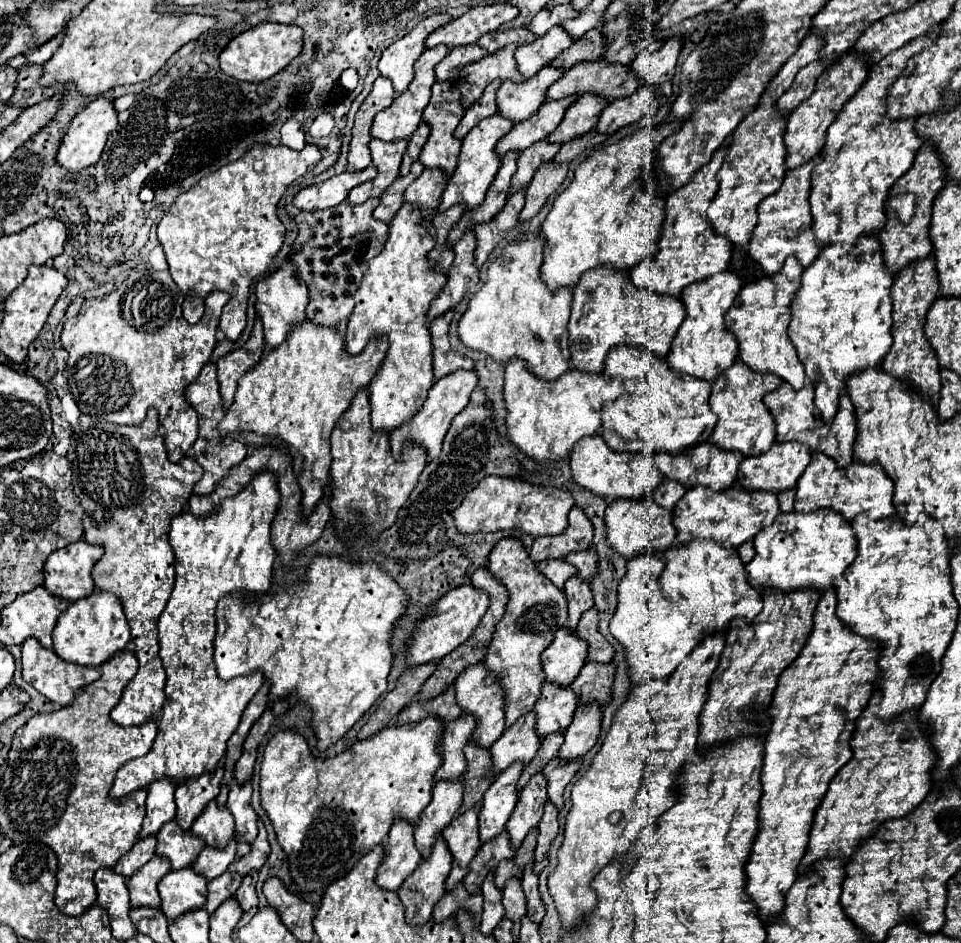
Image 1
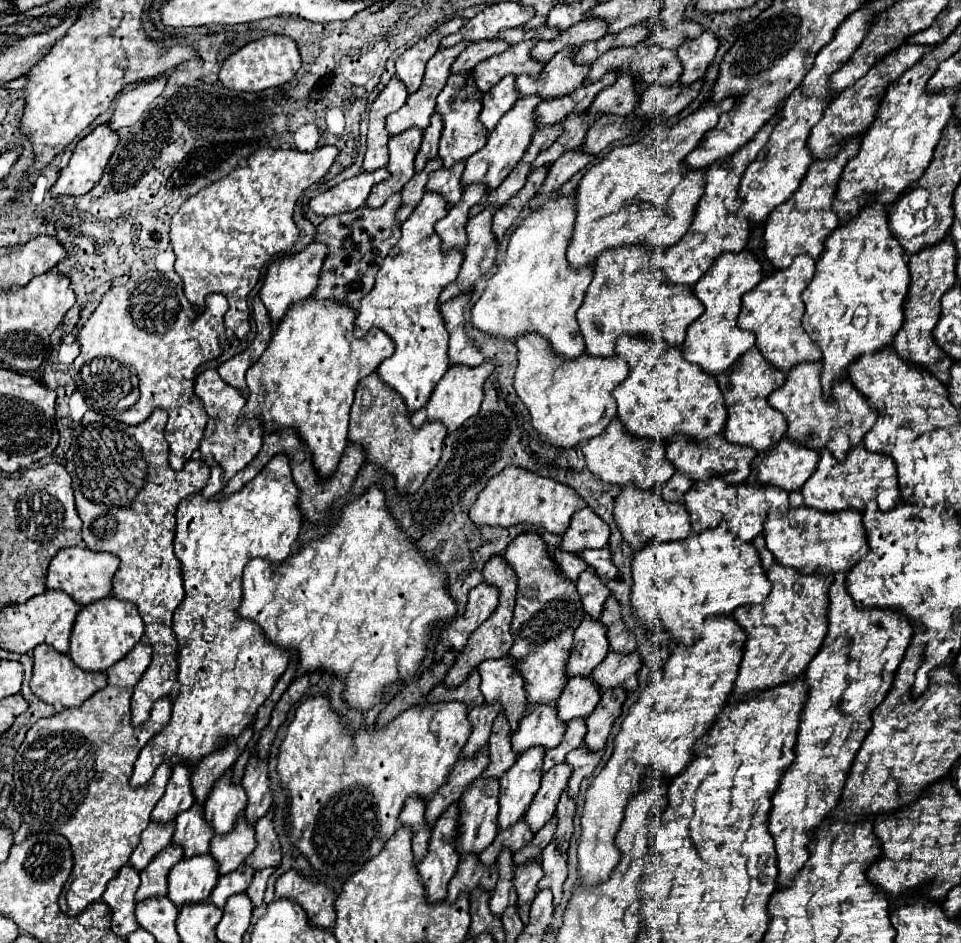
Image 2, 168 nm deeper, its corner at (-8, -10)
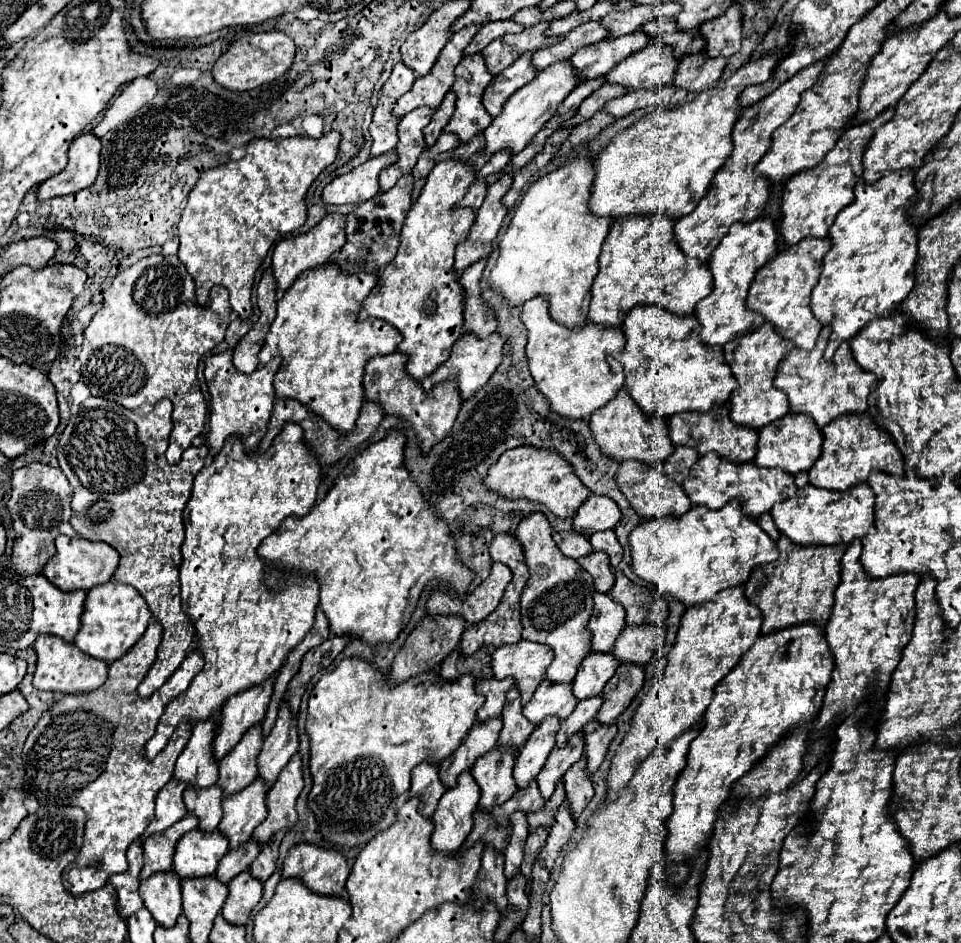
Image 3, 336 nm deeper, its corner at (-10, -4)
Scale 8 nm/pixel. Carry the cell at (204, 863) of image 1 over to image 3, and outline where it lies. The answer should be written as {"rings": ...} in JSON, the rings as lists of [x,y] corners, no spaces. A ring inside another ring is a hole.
{"rings":[[[258,775],[248,787],[244,787],[244,791],[222,799],[224,817],[218,829],[230,839],[230,847],[238,847],[240,843],[244,843],[252,835],[254,827],[266,819],[266,793],[268,787]]]}

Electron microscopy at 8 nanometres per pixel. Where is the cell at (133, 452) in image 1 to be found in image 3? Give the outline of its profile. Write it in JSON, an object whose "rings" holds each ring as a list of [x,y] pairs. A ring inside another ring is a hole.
{"rings":[[[88,397],[70,417],[66,429],[58,437],[56,457],[58,465],[64,471],[66,479],[74,489],[72,497],[72,517],[70,523],[78,535],[88,541],[104,541],[112,545],[120,553],[120,565],[114,571],[114,579],[138,589],[138,593],[146,599],[152,617],[162,623],[164,635],[158,647],[158,657],[148,671],[146,679],[140,683],[138,693],[142,697],[152,695],[158,687],[162,687],[168,677],[178,669],[182,659],[186,657],[190,645],[194,643],[196,631],[192,619],[182,611],[180,603],[180,563],[182,553],[180,545],[184,541],[184,523],[182,511],[190,499],[192,481],[196,473],[206,465],[208,447],[190,447],[184,451],[180,463],[170,465],[164,457],[168,445],[168,431],[172,429],[172,403],[170,399],[160,399],[148,415],[138,415],[118,403],[106,401],[102,397]]]}

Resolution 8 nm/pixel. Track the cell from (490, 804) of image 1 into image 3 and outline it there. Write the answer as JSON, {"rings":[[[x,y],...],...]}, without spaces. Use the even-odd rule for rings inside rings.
{"rings":[[[550,715],[540,725],[536,725],[532,735],[528,737],[514,765],[514,779],[518,787],[526,787],[540,773],[552,747],[556,745],[558,727],[560,727],[560,719],[556,715]]]}

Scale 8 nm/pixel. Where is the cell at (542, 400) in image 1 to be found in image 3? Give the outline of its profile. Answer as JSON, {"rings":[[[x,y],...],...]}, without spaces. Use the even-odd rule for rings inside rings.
{"rings":[[[538,295],[524,303],[522,323],[528,329],[528,361],[530,373],[542,395],[548,397],[552,411],[568,419],[590,419],[590,415],[604,407],[616,391],[624,385],[622,363],[614,353],[622,351],[625,335],[622,327],[606,327],[586,321],[578,327],[566,327],[550,317],[548,299]]]}

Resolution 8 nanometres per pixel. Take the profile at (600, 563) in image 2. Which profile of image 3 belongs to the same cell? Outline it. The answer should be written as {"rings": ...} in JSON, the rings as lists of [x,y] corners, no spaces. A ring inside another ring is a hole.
{"rings":[[[612,529],[600,531],[600,533],[592,533],[588,539],[590,539],[590,543],[592,543],[592,547],[596,551],[606,551],[610,557],[622,553],[622,547],[620,547],[620,543],[618,543],[618,539],[616,539]]]}

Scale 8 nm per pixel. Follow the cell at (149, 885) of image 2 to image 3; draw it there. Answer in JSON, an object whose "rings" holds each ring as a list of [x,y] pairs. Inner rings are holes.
{"rings":[[[184,815],[184,819],[176,821],[168,831],[160,831],[156,835],[148,835],[144,839],[144,869],[140,873],[142,879],[148,879],[150,875],[158,871],[170,871],[172,869],[172,857],[176,843],[180,837],[192,829],[196,829],[196,815]]]}

